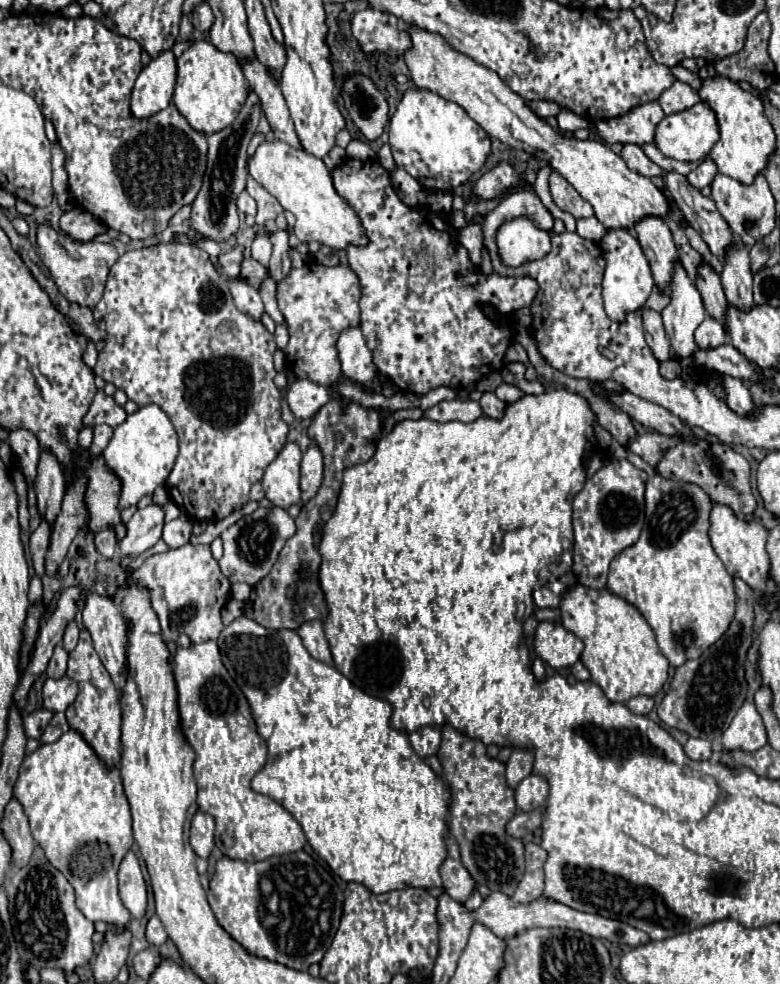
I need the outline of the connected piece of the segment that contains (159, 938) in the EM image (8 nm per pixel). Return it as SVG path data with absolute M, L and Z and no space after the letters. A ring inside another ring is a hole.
M153 915L147 923L147 941L153 943L153 945L163 945L167 941L167 933L165 933L165 927L161 923L161 919L157 915Z

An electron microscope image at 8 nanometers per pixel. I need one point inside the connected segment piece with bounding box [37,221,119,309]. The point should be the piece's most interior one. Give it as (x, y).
(80, 269)

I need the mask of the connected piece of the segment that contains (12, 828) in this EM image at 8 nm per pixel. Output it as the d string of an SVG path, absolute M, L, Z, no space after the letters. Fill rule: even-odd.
M15 797L5 805L1 829L13 847L13 865L23 867L33 853L35 841L31 837L31 829L29 829L27 815L23 811L23 805Z

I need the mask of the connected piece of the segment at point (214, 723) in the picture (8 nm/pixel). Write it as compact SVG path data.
M205 641L199 645L191 645L189 649L177 649L173 657L173 671L179 691L181 729L197 755L193 765L197 779L197 803L201 811L215 817L215 845L223 851L223 855L243 861L261 861L273 855L285 855L303 849L305 833L301 825L295 821L295 817L271 797L255 793L251 789L251 779L267 763L267 745L261 745L261 737L257 733L249 703L245 695L239 691L237 683L227 673L227 669L223 667L217 643Z

